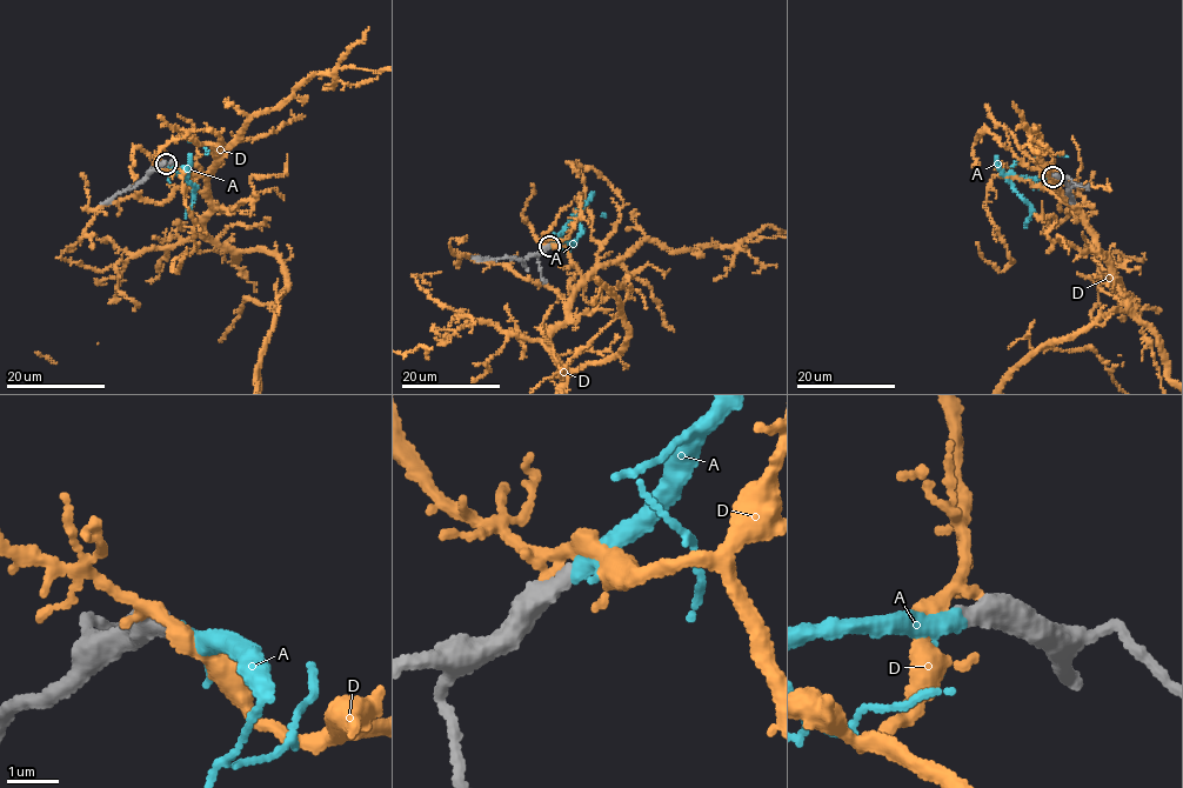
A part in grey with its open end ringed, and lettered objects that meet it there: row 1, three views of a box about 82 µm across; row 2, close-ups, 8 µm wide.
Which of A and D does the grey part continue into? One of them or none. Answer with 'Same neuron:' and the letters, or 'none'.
Same neuron: A

